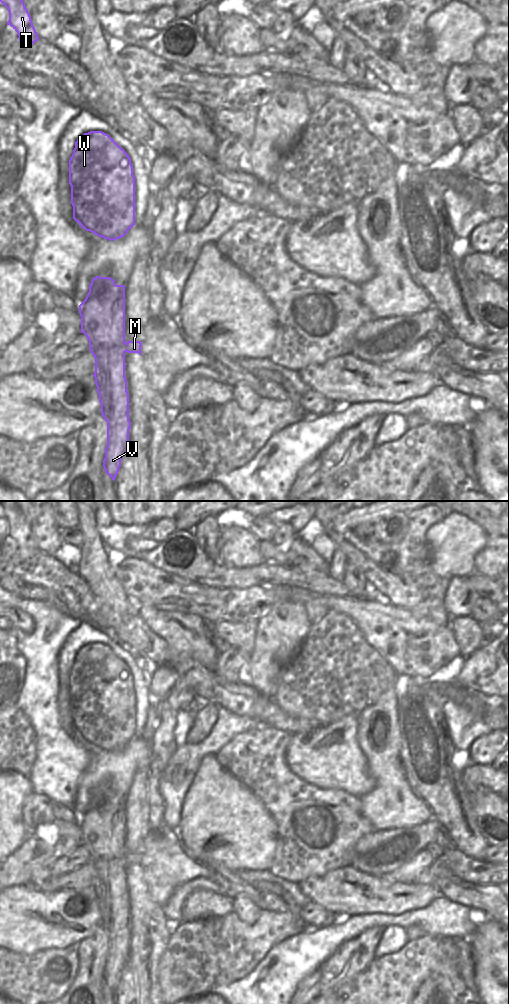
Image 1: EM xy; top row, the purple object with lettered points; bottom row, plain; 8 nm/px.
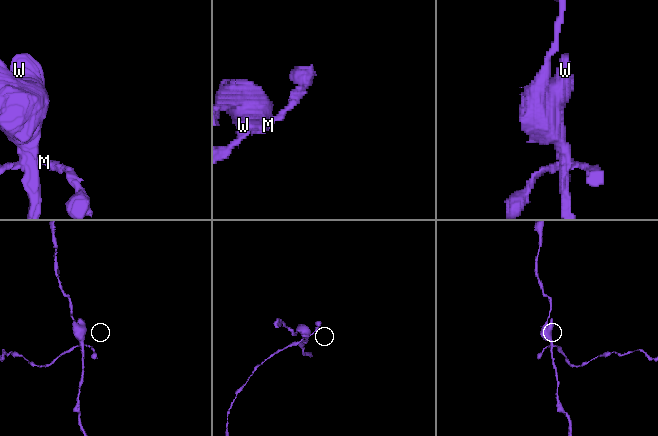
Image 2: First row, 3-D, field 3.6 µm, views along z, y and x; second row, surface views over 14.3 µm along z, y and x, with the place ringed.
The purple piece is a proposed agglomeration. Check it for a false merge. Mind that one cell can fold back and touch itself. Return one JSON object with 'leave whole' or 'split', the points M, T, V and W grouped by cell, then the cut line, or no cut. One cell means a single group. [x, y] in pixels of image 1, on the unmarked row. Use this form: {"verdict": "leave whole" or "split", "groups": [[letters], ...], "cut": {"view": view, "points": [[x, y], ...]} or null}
{"verdict": "split", "groups": [["M"], ["T", "V", "W"]], "cut": {"view": "xy", "points": [[126, 855], [125, 863]]}}

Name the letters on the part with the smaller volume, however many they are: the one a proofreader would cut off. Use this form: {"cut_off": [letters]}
{"cut_off": ["M"]}

